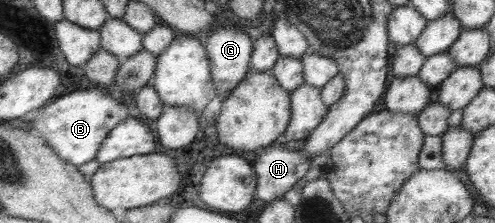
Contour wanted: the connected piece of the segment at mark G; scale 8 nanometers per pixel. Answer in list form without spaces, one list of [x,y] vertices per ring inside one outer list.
[[[216,27],[205,44],[211,63],[211,78],[221,102],[251,72],[254,39],[239,28]]]

